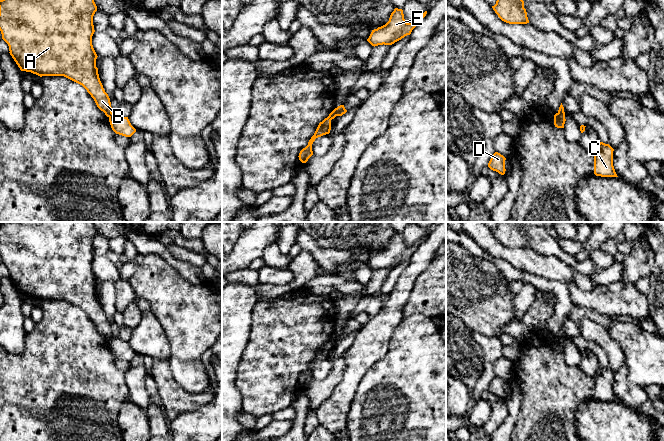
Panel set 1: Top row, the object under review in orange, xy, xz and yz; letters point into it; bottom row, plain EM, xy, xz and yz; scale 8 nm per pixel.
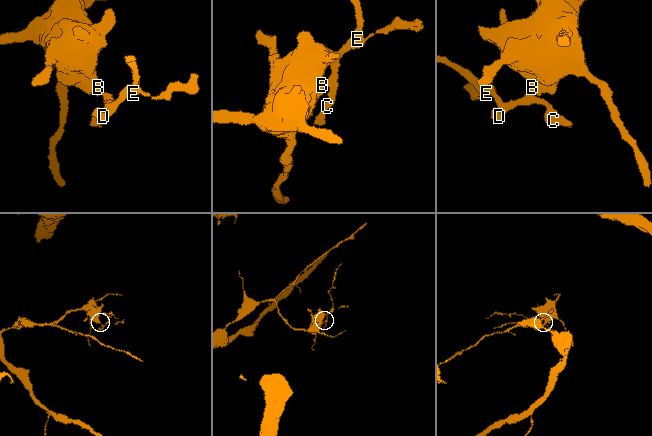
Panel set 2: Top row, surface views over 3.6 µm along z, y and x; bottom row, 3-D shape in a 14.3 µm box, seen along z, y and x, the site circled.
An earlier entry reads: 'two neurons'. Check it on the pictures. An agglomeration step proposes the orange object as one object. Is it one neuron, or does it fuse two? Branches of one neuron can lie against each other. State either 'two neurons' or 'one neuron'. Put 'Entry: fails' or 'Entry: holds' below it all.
two neurons
Entry: holds

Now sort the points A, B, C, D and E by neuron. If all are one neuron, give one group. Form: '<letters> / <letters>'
A B / C D E

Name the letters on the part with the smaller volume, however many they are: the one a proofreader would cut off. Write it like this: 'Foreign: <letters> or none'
Foreign: C, D, E

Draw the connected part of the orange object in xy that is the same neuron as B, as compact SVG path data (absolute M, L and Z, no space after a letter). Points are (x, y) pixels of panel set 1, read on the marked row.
M0 0L0 31L21 71L40 77L64 76L82 85L110 117L111 102L100 81L92 45L96 11L94 0Z

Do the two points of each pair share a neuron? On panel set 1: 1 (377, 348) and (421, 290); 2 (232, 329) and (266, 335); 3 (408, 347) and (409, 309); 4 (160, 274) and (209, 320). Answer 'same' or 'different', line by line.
1: different
2: different
3: different
4: same

